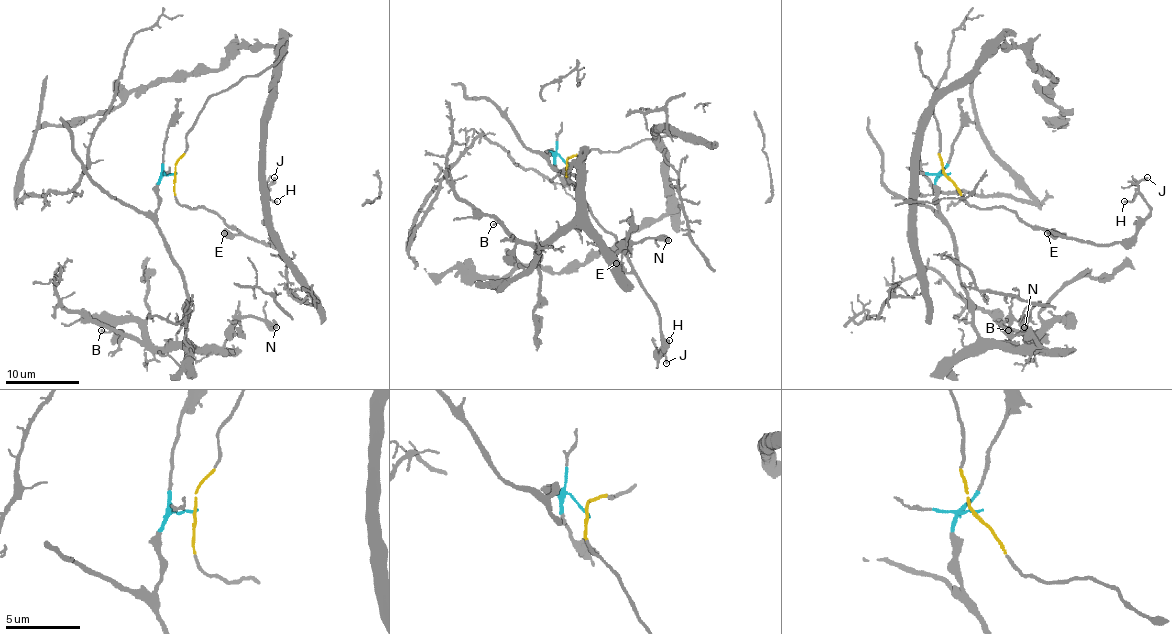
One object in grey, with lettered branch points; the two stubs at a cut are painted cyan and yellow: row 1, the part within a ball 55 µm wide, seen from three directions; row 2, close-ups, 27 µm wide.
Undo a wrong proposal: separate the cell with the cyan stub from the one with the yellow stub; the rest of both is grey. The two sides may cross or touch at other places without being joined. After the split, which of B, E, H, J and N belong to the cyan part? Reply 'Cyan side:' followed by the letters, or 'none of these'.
Cyan side: B, N

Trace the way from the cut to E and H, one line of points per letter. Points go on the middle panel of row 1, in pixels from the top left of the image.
E: (566, 162), (566, 176), (582, 197), (590, 213), (619, 242), (632, 270), (624, 272), (615, 263)
H: (566, 162), (566, 176), (590, 213), (621, 246), (656, 308), (661, 343), (657, 365), (668, 340)

